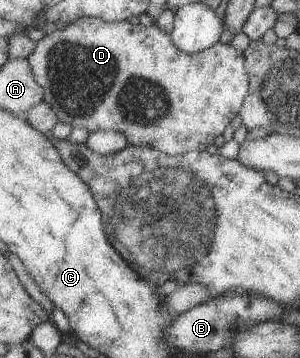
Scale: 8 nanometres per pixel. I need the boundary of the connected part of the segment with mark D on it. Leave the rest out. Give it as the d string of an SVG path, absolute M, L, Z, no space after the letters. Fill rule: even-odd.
M84 17L76 22L67 24L63 29L47 34L37 42L36 50L28 57L28 60L33 68L37 83L40 83L44 89L44 101L53 106L61 122L69 124L73 128L83 127L89 133L97 130L115 130L128 135L130 143L134 146L153 148L170 156L182 156L192 151L202 152L203 149L207 149L219 135L225 133L225 129L231 125L231 121L237 115L240 115L245 98L249 95L250 77L246 68L244 52L219 41L208 50L188 54L176 46L176 43L173 41L173 34L161 31L159 27L155 26L155 23L146 27L143 24L137 23L136 20L108 22L101 18Z

